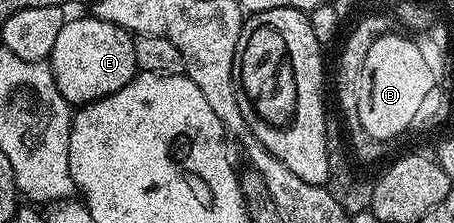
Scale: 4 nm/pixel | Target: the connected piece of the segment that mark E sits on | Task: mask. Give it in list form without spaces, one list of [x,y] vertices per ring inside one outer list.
[[[67,18],[48,58],[50,72],[66,102],[71,105],[95,103],[134,80],[138,71],[131,32],[103,19]]]

